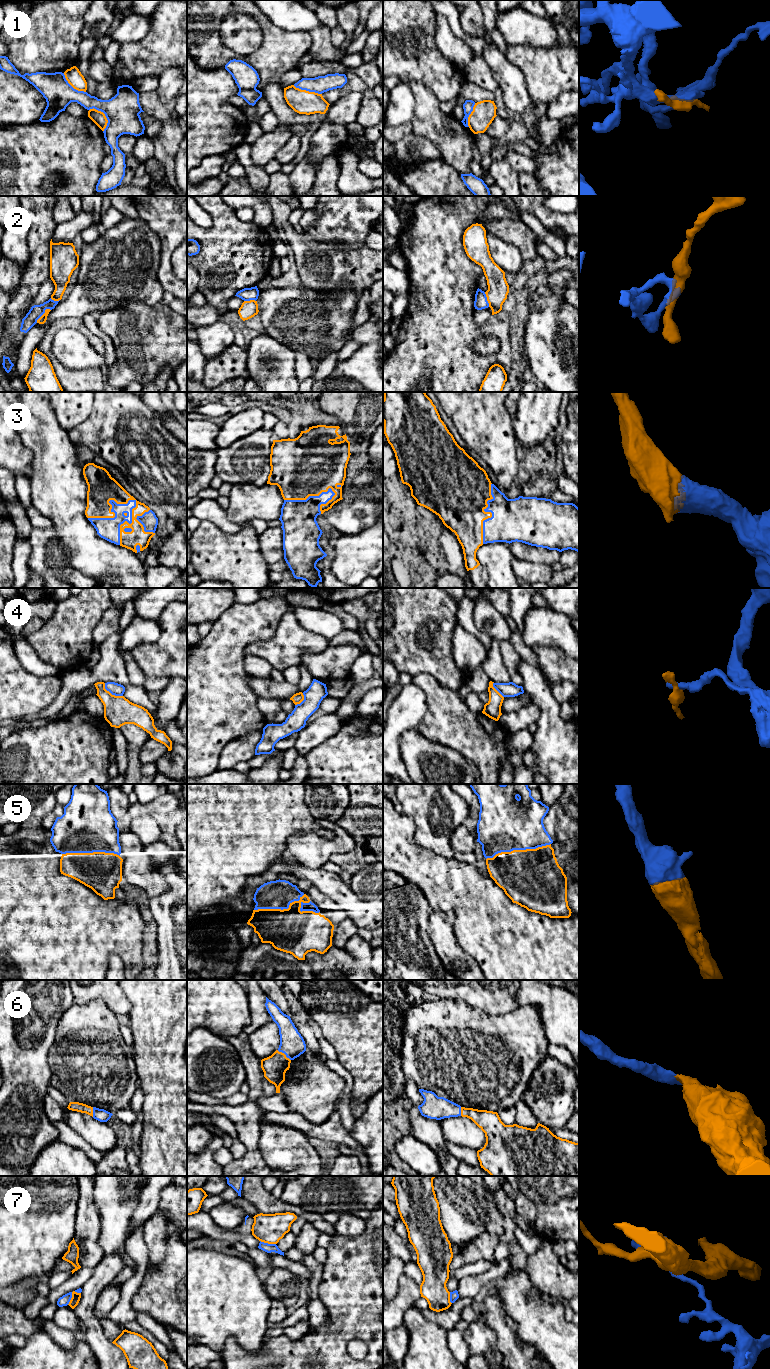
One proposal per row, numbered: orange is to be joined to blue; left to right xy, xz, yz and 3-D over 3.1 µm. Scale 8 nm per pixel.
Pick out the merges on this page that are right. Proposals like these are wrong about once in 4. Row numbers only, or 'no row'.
3, 5, 6

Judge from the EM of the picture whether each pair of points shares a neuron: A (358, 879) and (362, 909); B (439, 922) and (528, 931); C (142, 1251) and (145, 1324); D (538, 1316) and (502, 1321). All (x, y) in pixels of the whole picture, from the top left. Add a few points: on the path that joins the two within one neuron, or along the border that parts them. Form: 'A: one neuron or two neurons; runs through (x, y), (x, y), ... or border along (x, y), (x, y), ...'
A: two neurons; border along (348, 884), (354, 893)
B: two neurons; border along (433, 910), (453, 914), (453, 933), (459, 946)
C: two neurons; border along (137, 1313), (133, 1320), (128, 1321), (124, 1325)
D: two neurons; border along (500, 1299), (521, 1341)

